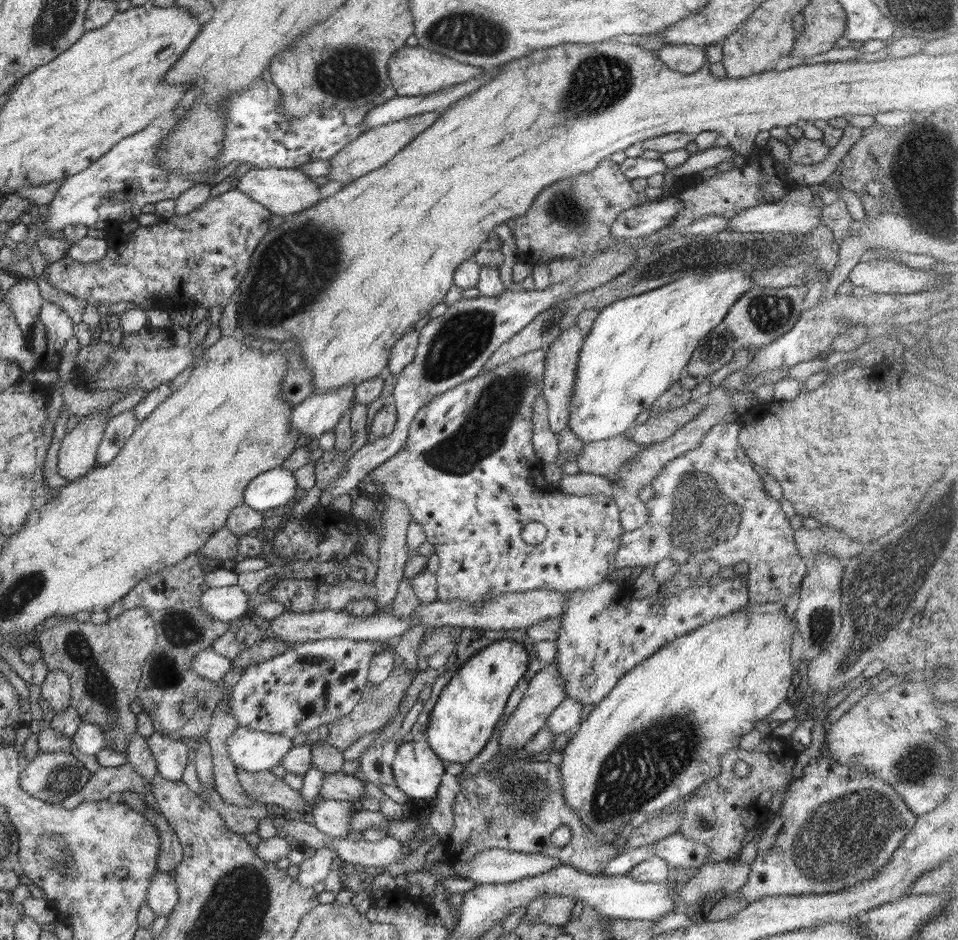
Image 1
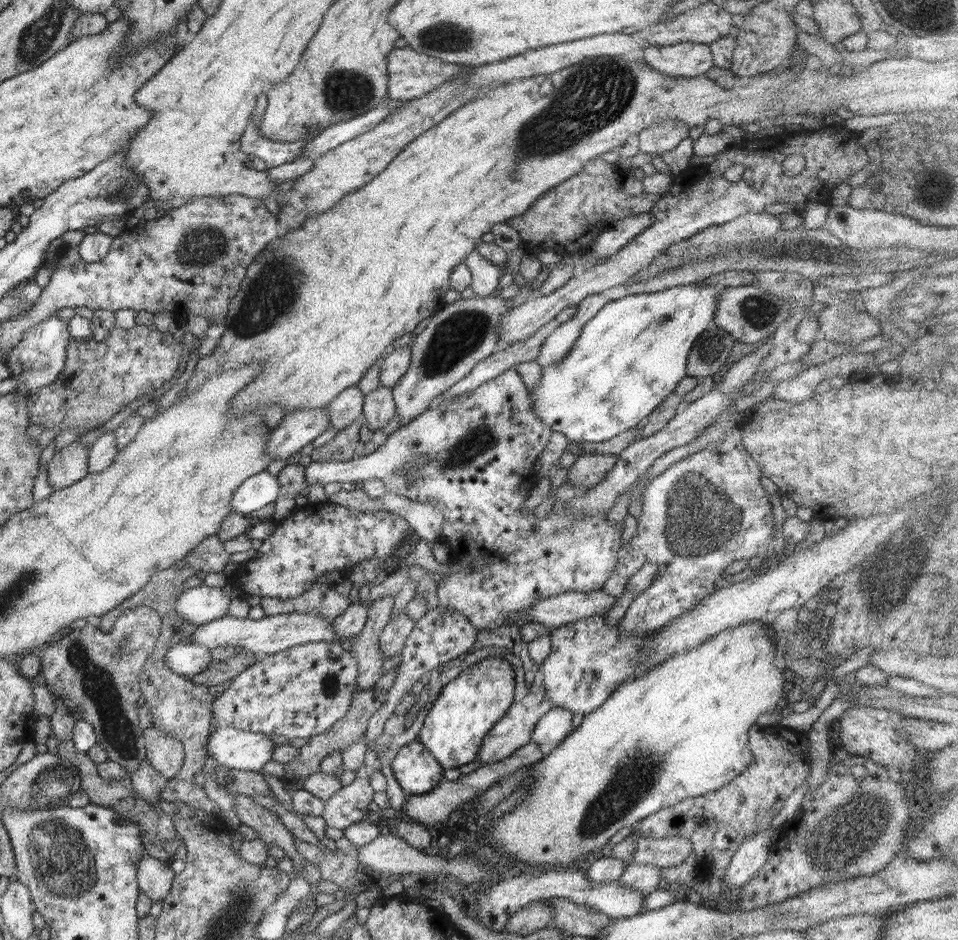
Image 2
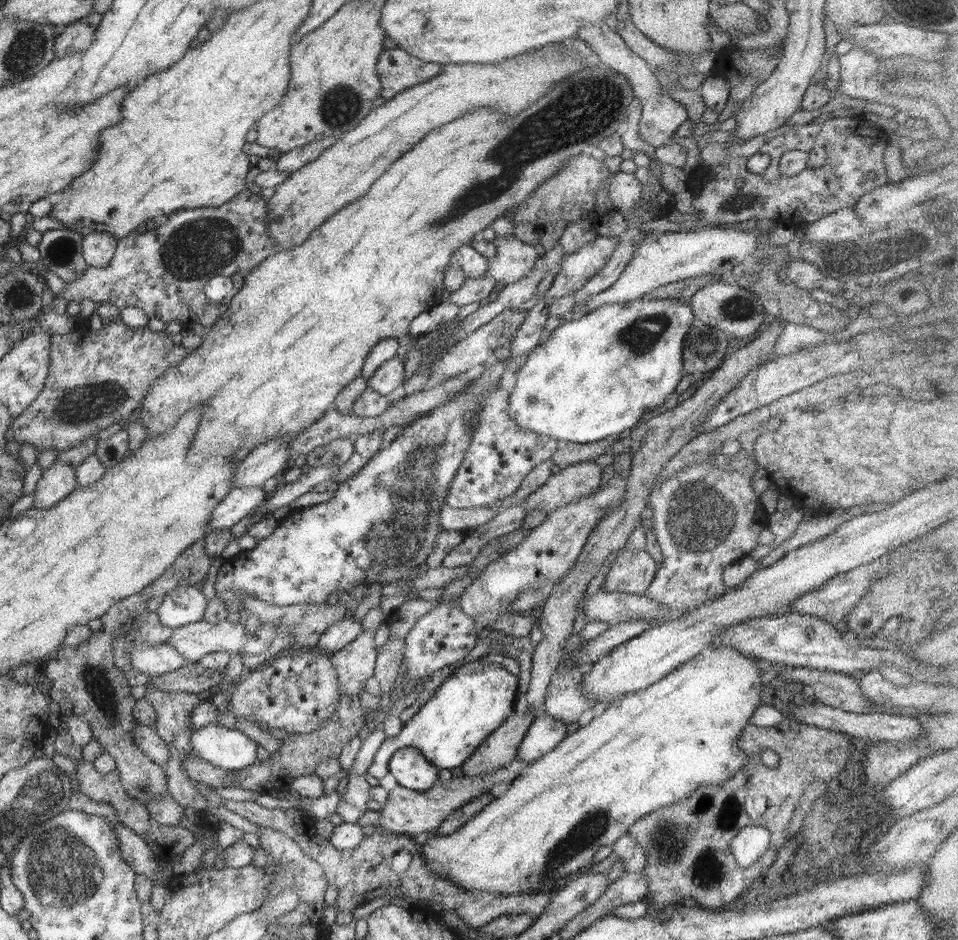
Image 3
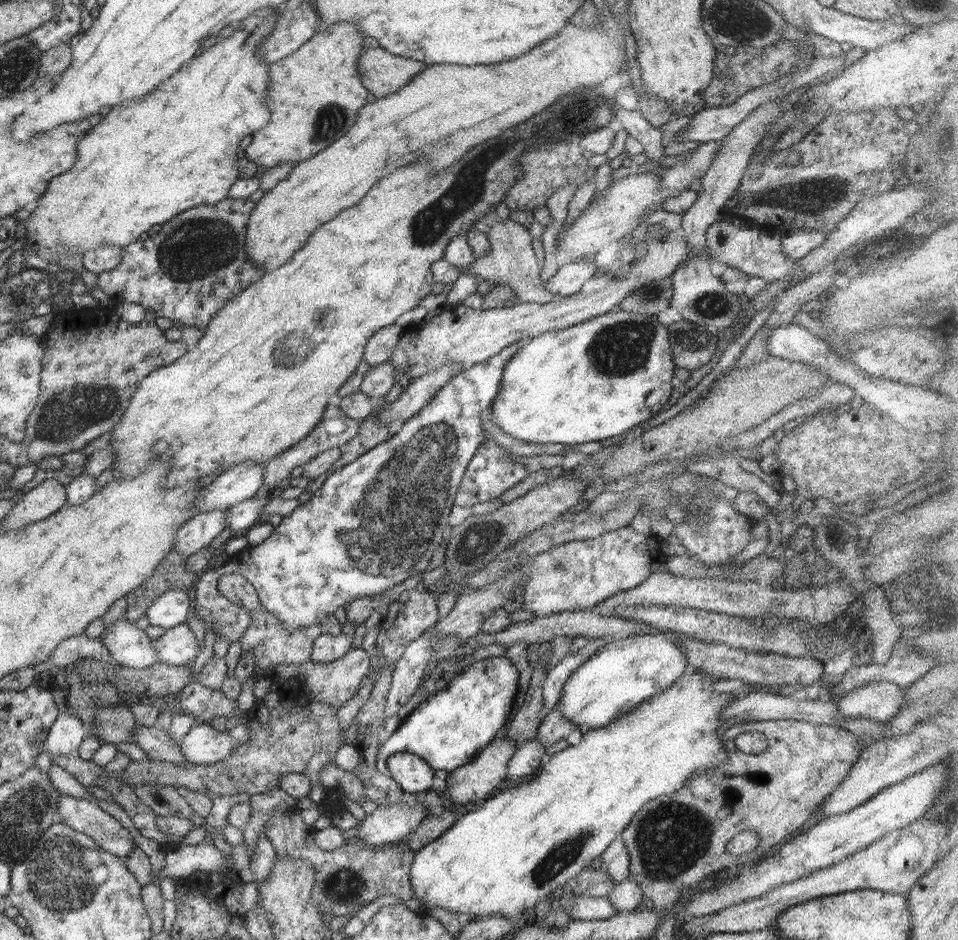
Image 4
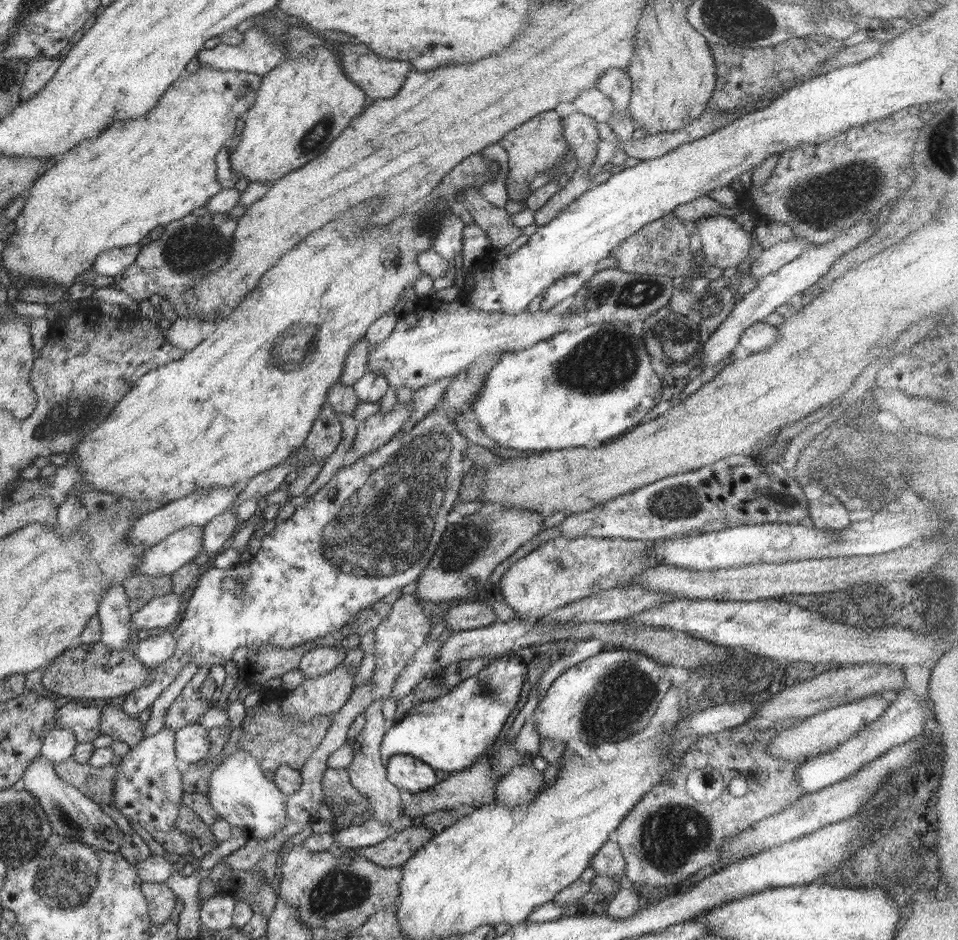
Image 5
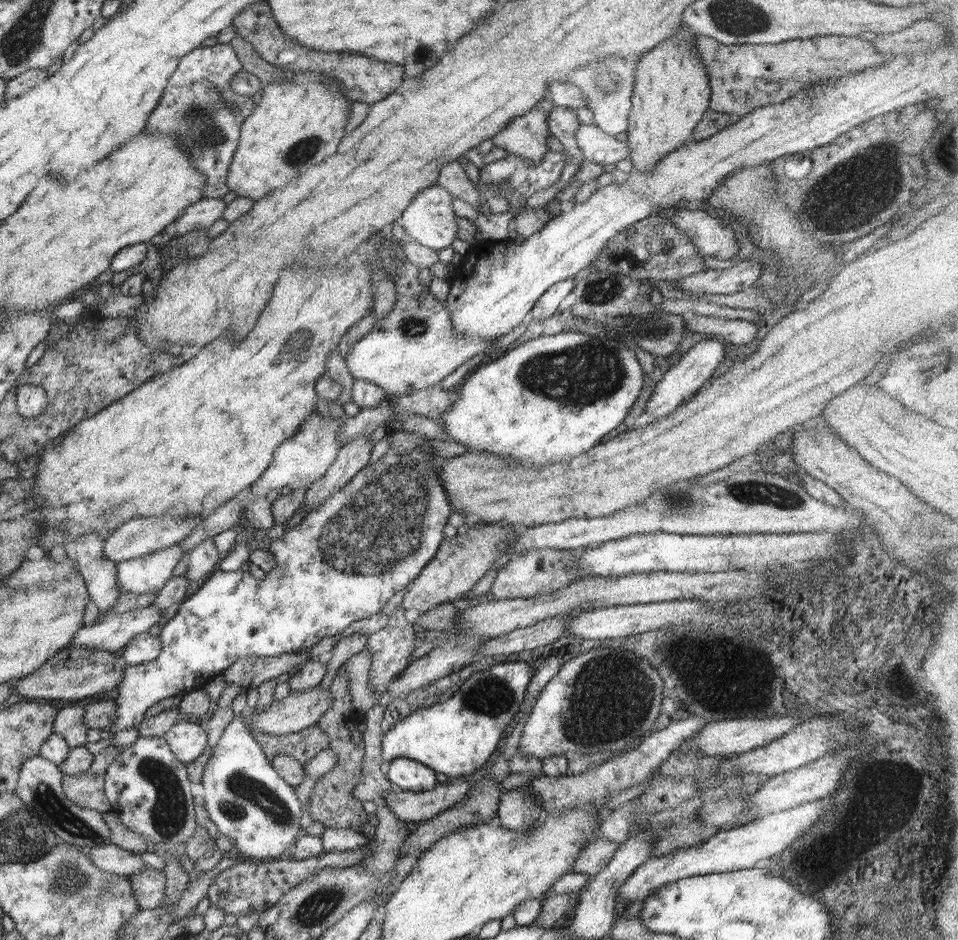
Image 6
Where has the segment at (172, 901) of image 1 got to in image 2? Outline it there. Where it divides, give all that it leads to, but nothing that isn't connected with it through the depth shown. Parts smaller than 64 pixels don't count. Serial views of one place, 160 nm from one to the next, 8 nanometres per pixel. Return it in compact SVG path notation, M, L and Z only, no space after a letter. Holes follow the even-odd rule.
M147 853L140 858L138 866L138 883L142 892L153 901L162 901L171 891L175 877L170 864L160 862Z

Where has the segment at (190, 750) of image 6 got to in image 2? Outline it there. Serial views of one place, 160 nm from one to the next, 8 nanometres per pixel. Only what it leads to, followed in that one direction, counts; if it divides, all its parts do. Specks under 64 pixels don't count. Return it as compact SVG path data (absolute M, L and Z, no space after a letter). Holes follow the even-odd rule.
M234 727L216 728L207 738L207 753L215 758L218 766L233 770L262 772L264 764L272 760L274 743L268 735L249 733Z

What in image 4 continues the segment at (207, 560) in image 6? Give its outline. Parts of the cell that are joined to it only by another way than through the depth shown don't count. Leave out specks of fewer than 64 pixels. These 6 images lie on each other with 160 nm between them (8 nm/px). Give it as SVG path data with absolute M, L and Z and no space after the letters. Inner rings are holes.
M255 495L228 507L225 510L225 528L230 528L234 536L244 536L250 527L256 525L261 510L269 500L270 496L258 497Z

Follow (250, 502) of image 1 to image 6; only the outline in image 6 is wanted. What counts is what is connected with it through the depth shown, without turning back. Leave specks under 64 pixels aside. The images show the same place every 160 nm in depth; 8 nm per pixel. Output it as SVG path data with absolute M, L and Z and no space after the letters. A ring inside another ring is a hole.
M181 542L164 550L157 550L131 561L116 563L119 589L122 593L146 594L159 591L173 578L173 570L188 552L183 552Z

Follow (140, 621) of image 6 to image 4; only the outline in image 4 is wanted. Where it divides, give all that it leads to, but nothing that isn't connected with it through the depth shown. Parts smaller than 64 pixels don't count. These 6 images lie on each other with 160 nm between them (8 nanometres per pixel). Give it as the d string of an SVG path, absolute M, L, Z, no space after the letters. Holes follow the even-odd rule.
M171 590L161 594L145 612L150 624L164 629L187 622L193 602L183 590Z

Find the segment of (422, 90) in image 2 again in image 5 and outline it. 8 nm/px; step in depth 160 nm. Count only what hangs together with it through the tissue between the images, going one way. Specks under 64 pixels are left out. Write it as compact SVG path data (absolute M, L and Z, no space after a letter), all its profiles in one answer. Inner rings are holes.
M334 43L333 48L337 50L339 56L339 65L344 71L344 74L361 90L364 90L366 97L373 100L393 98L401 89L401 86L406 80L407 74L412 71L413 66L406 61L386 60L380 58L372 50L360 46L360 44L342 44Z

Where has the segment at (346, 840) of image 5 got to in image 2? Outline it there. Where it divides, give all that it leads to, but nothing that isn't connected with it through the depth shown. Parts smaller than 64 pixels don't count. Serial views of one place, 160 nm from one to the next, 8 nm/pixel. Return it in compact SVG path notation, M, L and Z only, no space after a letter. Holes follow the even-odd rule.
M530 742L526 744L526 746L515 750L508 758L500 762L481 765L477 770L474 770L474 772L462 775L458 780L454 780L454 782L443 780L435 790L428 792L428 794L407 794L406 803L402 806L401 812L404 818L415 821L420 825L430 824L434 826L442 823L447 824L449 823L450 814L454 813L454 809L460 808L466 801L473 800L477 796L480 796L488 790L488 788L492 787L496 781L500 781L500 778L514 773L514 770L520 770L520 768L527 764L538 762L544 757L545 754L537 747L537 744Z

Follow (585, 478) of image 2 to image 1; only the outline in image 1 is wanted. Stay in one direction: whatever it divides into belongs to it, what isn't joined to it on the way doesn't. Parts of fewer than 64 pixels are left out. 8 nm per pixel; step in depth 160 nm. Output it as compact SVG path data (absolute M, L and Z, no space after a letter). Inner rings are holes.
M624 433L609 440L583 444L578 453L577 464L580 473L606 477L638 454L641 448Z

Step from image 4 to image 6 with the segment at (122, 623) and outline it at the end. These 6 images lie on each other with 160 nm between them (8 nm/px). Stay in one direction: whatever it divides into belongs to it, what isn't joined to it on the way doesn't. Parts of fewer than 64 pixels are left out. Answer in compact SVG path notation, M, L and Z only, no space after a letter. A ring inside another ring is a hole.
M91 532L80 538L63 542L61 556L70 557L76 564L77 571L86 580L90 598L98 605L98 608L108 614L115 605L116 599L122 594L119 589L116 563L102 556L103 540L100 540L97 532Z

